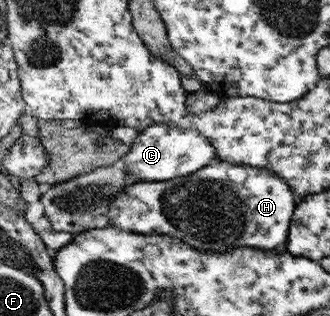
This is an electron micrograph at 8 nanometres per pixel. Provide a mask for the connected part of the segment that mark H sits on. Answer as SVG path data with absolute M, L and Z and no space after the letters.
M216 160L190 176L128 185L110 203L109 226L146 236L176 237L201 251L252 247L287 252L296 207L294 190L278 174Z

